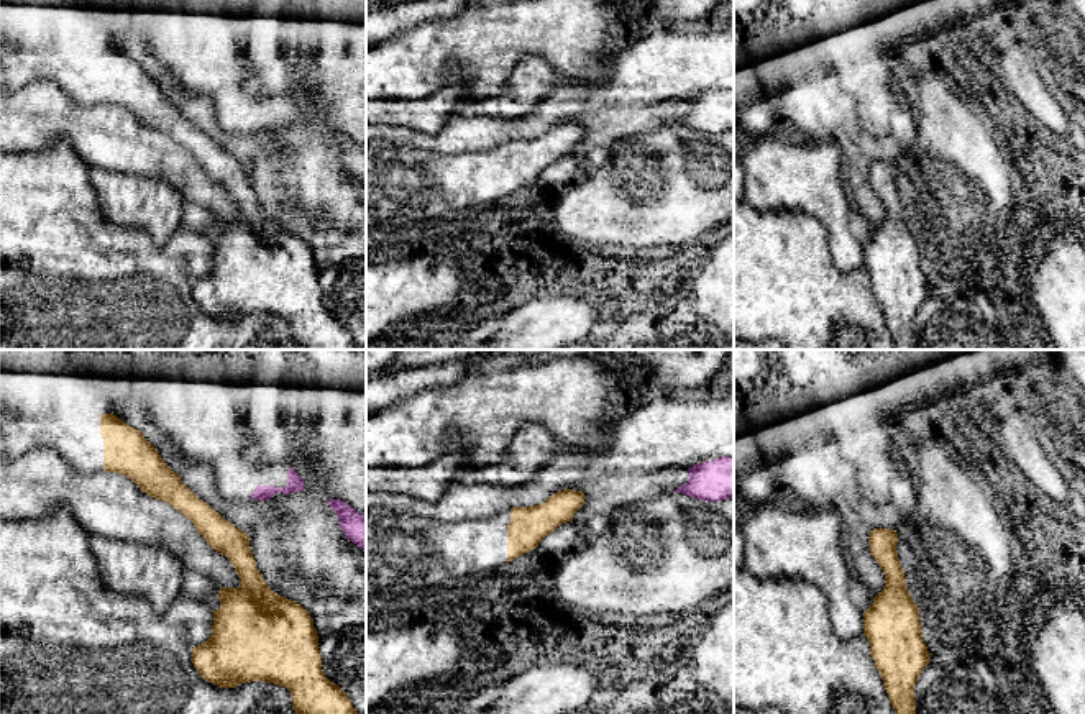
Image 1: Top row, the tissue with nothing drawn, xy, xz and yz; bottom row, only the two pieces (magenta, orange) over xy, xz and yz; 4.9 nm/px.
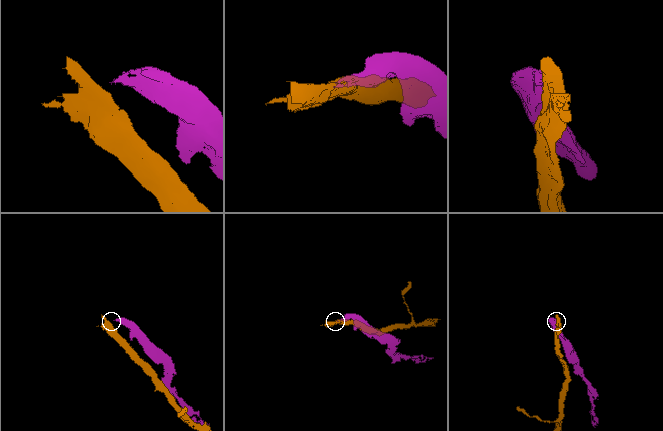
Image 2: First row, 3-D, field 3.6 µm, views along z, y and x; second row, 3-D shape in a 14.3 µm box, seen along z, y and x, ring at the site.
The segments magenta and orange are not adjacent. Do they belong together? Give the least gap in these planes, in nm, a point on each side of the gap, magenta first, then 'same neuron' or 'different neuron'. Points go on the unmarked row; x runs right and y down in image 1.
170 nm | xy (251, 128), (232, 156) | different neuron

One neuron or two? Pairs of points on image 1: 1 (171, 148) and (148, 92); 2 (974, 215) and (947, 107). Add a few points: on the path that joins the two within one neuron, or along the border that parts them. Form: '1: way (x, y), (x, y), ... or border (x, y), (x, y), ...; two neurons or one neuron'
1: border (160, 132), (176, 140), (196, 160); two neurons
2: way (956, 189), (956, 155), (949, 133); one neuron

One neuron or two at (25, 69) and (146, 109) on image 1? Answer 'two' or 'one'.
one

